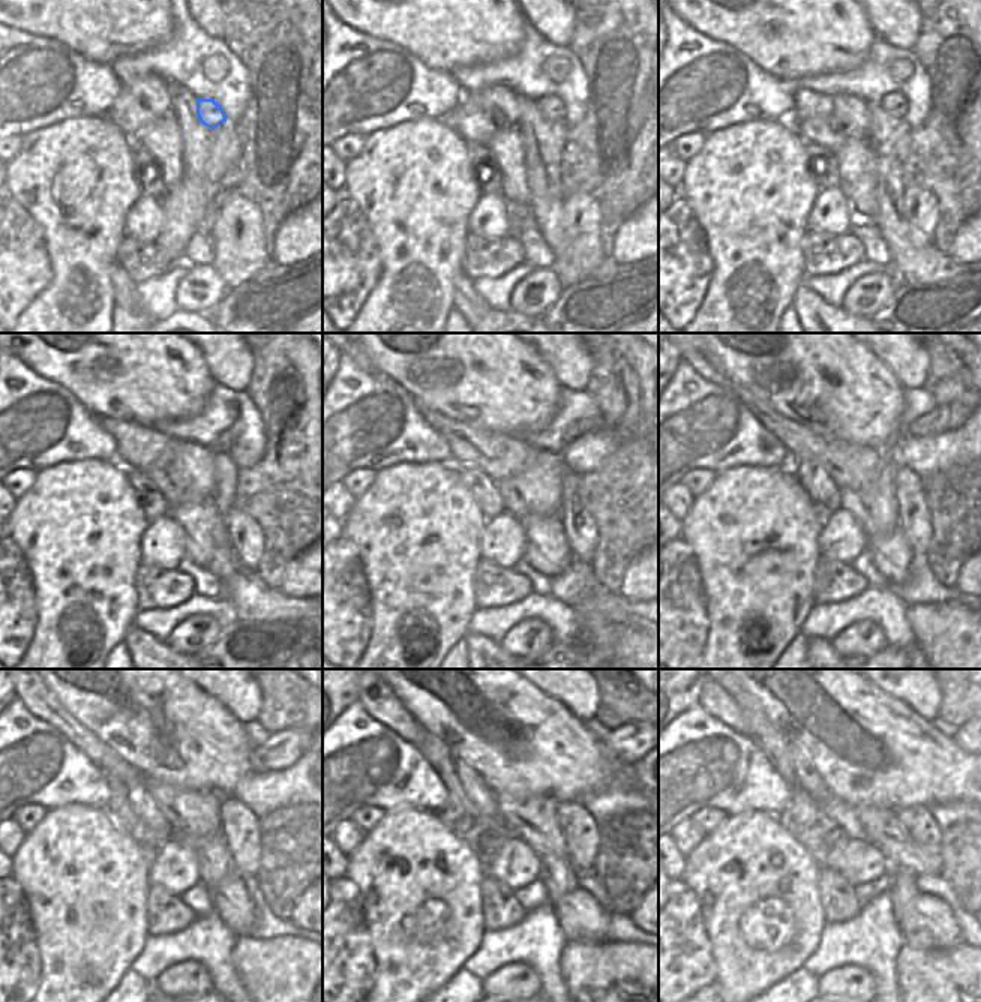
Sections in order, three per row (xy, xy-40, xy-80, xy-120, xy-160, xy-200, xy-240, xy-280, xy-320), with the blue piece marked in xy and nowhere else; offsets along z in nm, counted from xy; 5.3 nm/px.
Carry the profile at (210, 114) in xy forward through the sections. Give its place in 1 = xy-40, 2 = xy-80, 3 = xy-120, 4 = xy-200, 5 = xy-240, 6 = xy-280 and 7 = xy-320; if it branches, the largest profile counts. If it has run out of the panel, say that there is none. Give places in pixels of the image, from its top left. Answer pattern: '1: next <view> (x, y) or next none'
1: next xy-40 (551, 107)
2: next xy-80 (894, 104)
3: next xy-120 (225, 440)
4: next xy-200 (944, 417)
5: next xy-240 (282, 749)
6: next xy-280 (626, 744)
7: next xy-320 (963, 737)

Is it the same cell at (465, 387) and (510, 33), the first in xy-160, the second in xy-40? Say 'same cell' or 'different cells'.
same cell

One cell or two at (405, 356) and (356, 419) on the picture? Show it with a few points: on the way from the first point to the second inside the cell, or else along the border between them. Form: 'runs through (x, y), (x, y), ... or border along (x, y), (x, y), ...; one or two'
border along (377, 374), (398, 383), (414, 399); two

